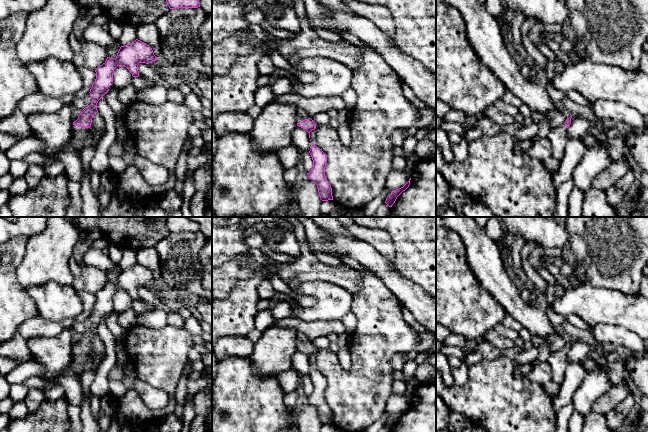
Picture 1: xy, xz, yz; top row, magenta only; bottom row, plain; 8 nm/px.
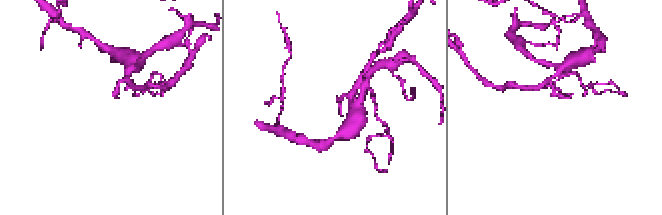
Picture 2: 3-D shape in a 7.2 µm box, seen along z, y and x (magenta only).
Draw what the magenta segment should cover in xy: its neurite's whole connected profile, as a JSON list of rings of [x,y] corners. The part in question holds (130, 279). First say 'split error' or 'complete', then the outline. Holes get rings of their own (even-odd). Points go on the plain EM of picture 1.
split error; [[[138,263],[121,270],[114,283],[107,281],[106,285],[95,294],[96,303],[89,316],[92,327],[85,331],[78,343],[73,346],[72,362],[68,370],[76,370],[77,376],[81,380],[84,372],[83,367],[91,351],[92,342],[98,336],[97,327],[109,315],[108,310],[113,306],[113,297],[117,290],[125,290],[133,301],[138,301],[138,289],[140,287],[149,288],[156,284],[158,282],[154,279],[152,272]]]

